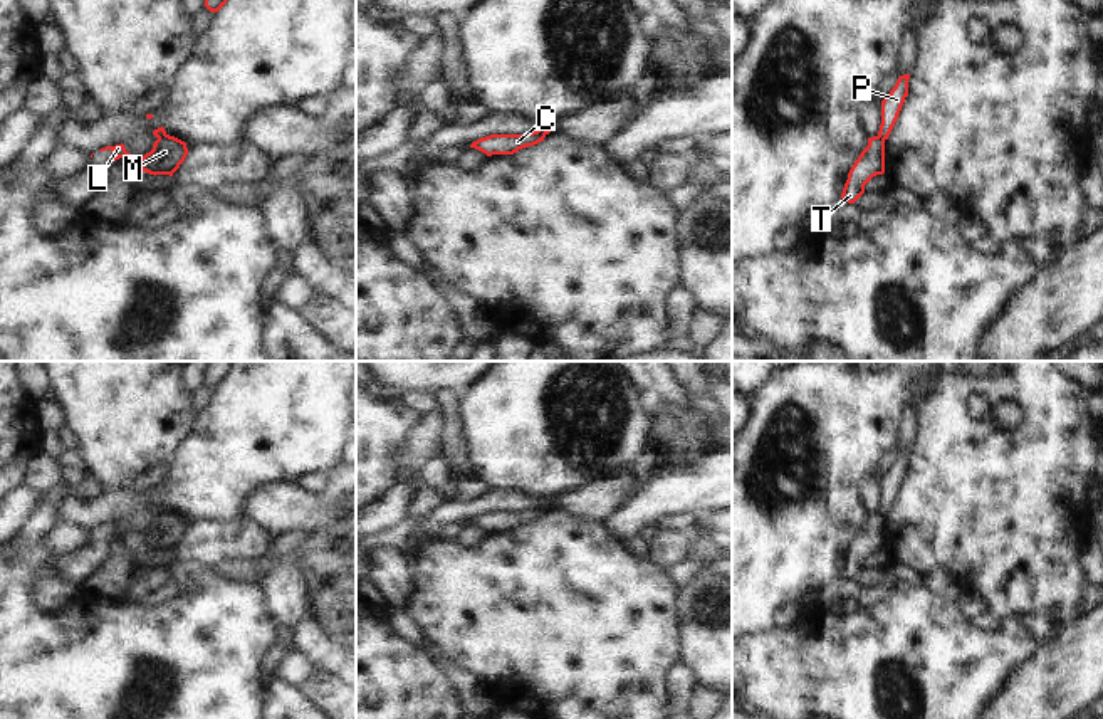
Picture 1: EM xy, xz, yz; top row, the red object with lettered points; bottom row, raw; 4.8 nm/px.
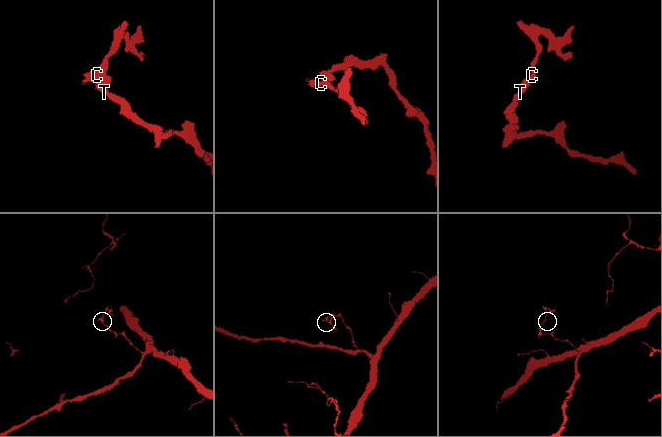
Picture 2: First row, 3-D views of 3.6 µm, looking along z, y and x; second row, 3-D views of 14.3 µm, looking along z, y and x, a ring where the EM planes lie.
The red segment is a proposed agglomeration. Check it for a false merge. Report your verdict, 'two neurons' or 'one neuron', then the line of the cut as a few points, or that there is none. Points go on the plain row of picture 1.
two neurons; cut in yz along (878, 511), (883, 518)

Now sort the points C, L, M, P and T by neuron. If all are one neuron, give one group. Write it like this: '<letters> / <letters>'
C L P / M T

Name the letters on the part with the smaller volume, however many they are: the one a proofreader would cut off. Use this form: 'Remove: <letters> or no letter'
Remove: C, L, P

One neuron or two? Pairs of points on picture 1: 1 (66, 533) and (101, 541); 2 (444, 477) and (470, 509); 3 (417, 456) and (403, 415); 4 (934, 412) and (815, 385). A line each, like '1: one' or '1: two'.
1: two
2: two
3: two
4: two

